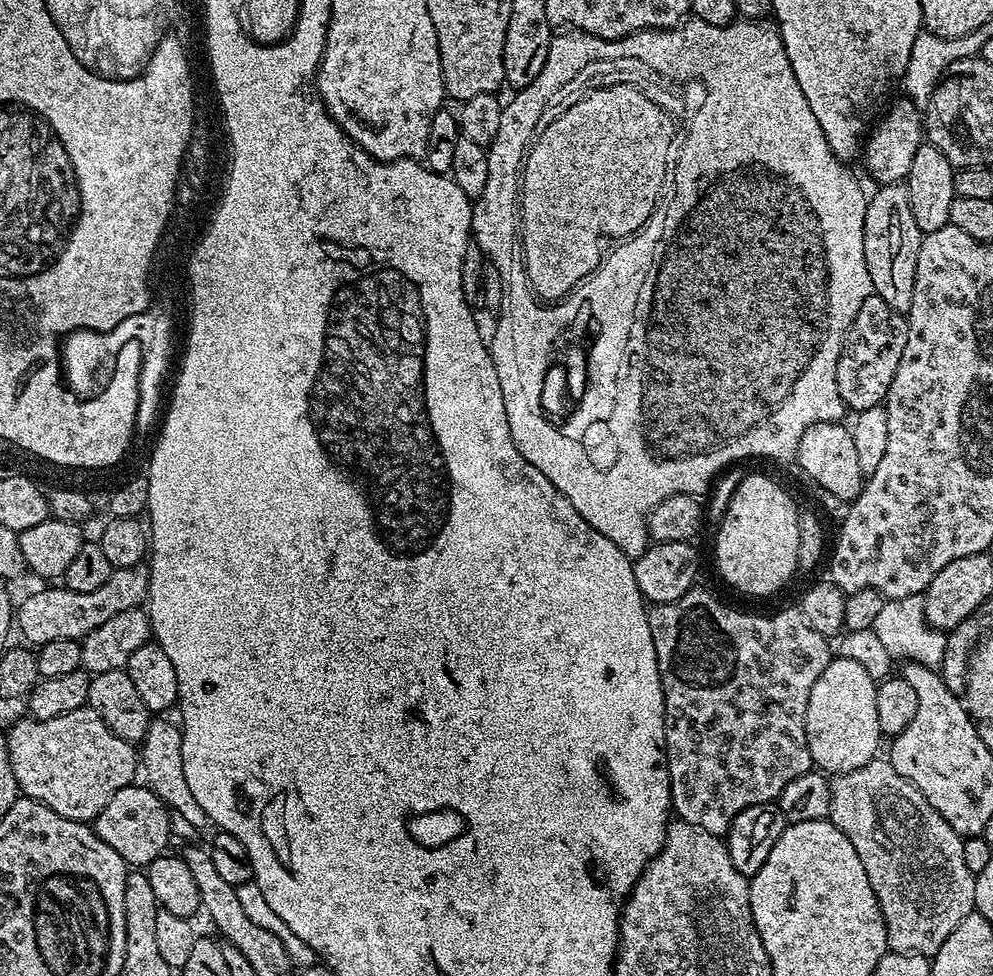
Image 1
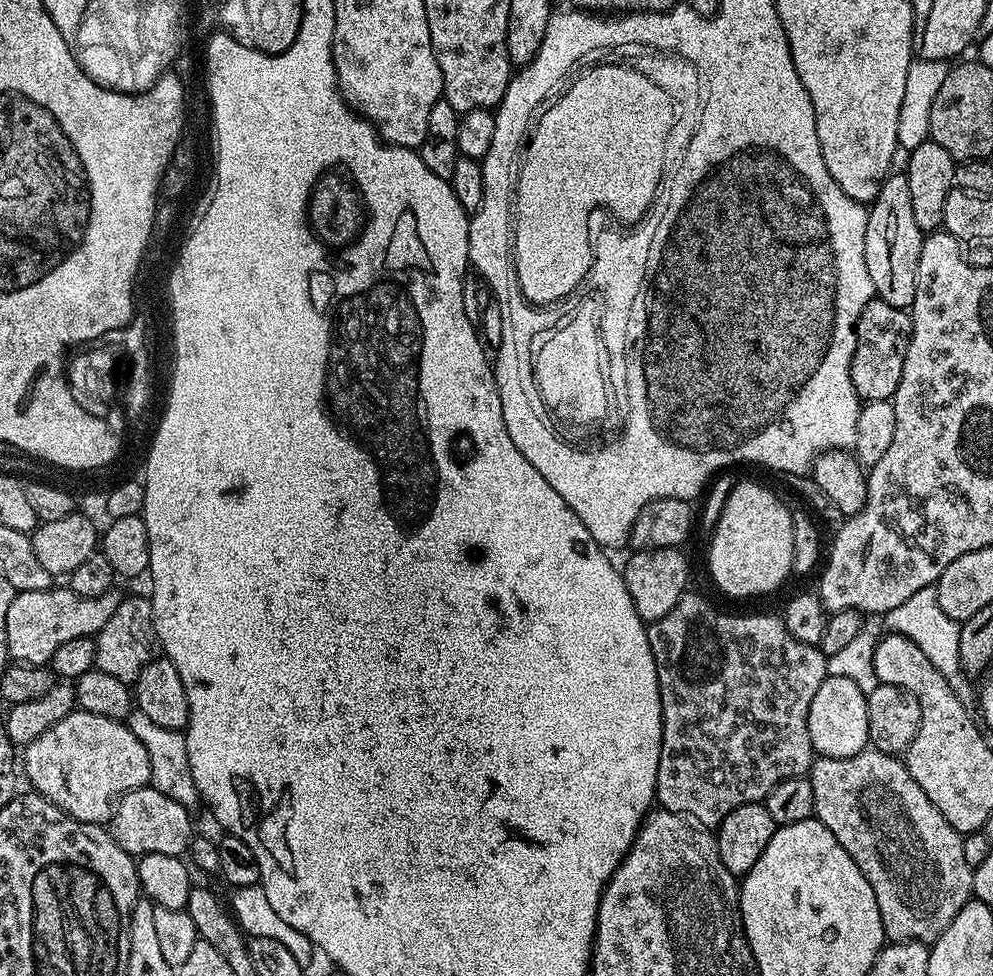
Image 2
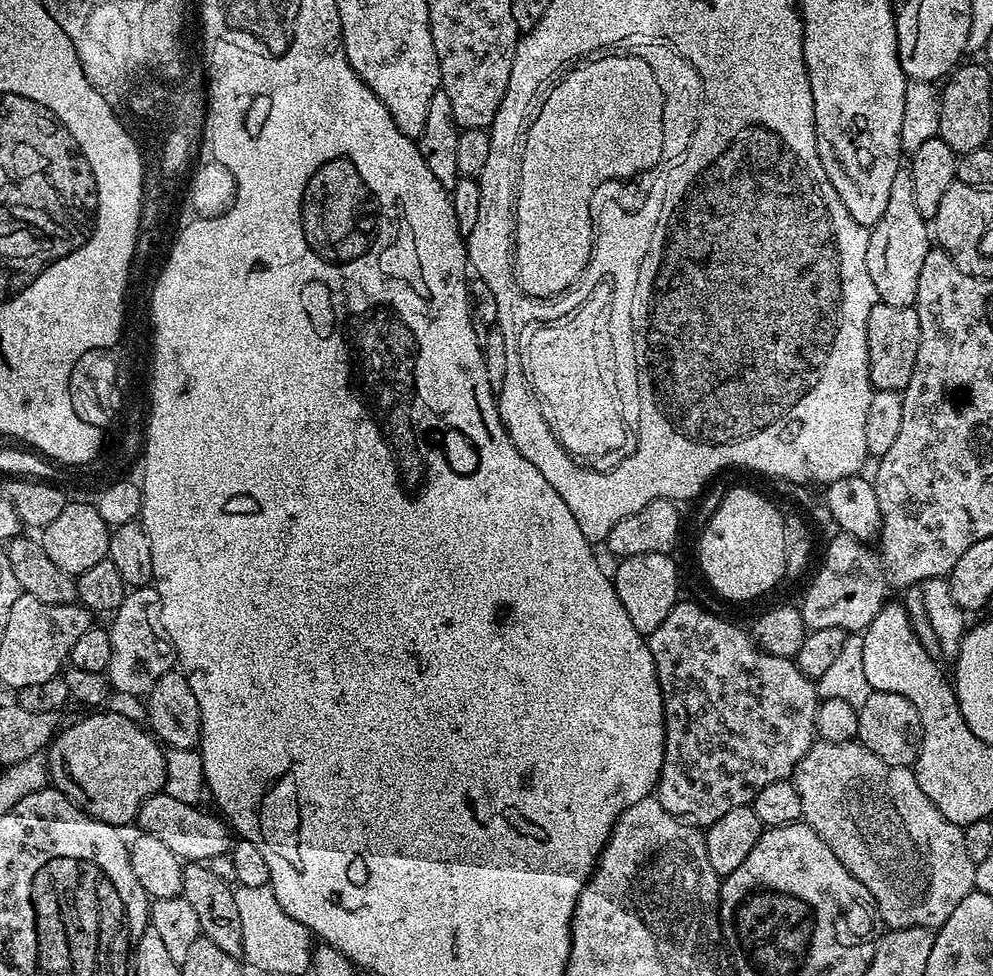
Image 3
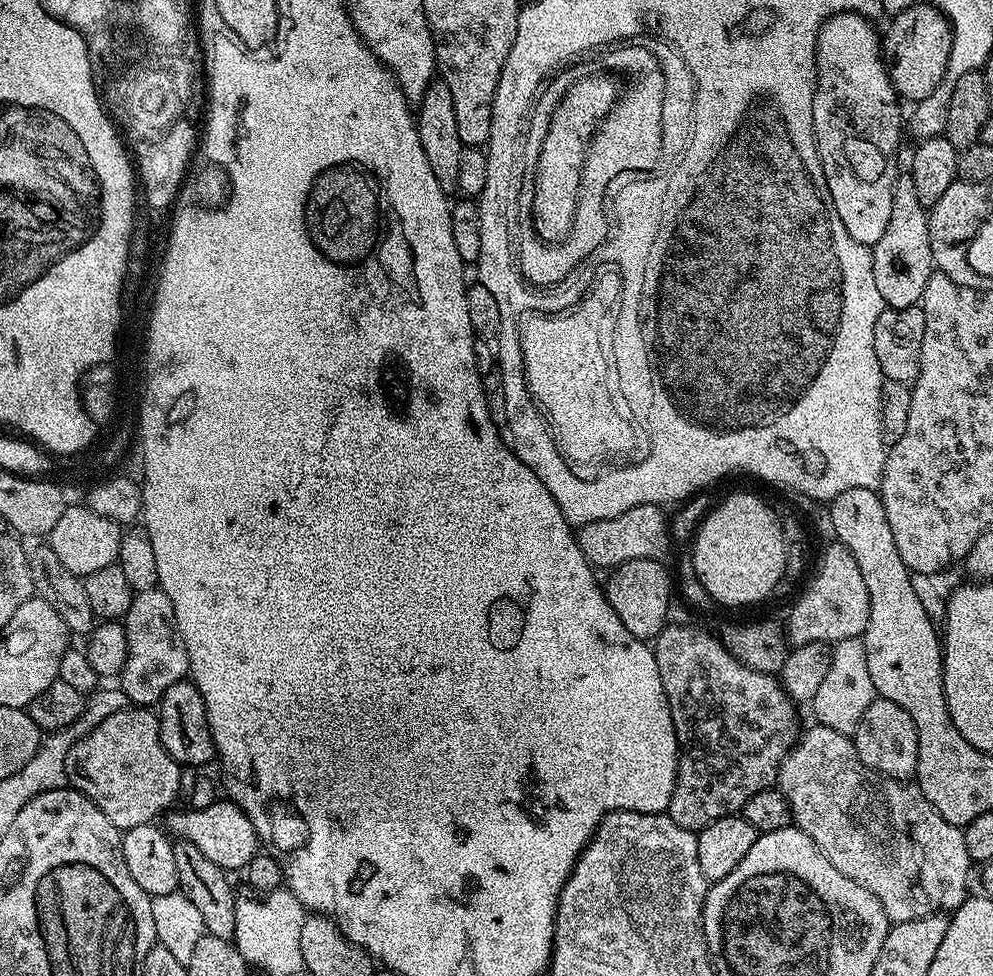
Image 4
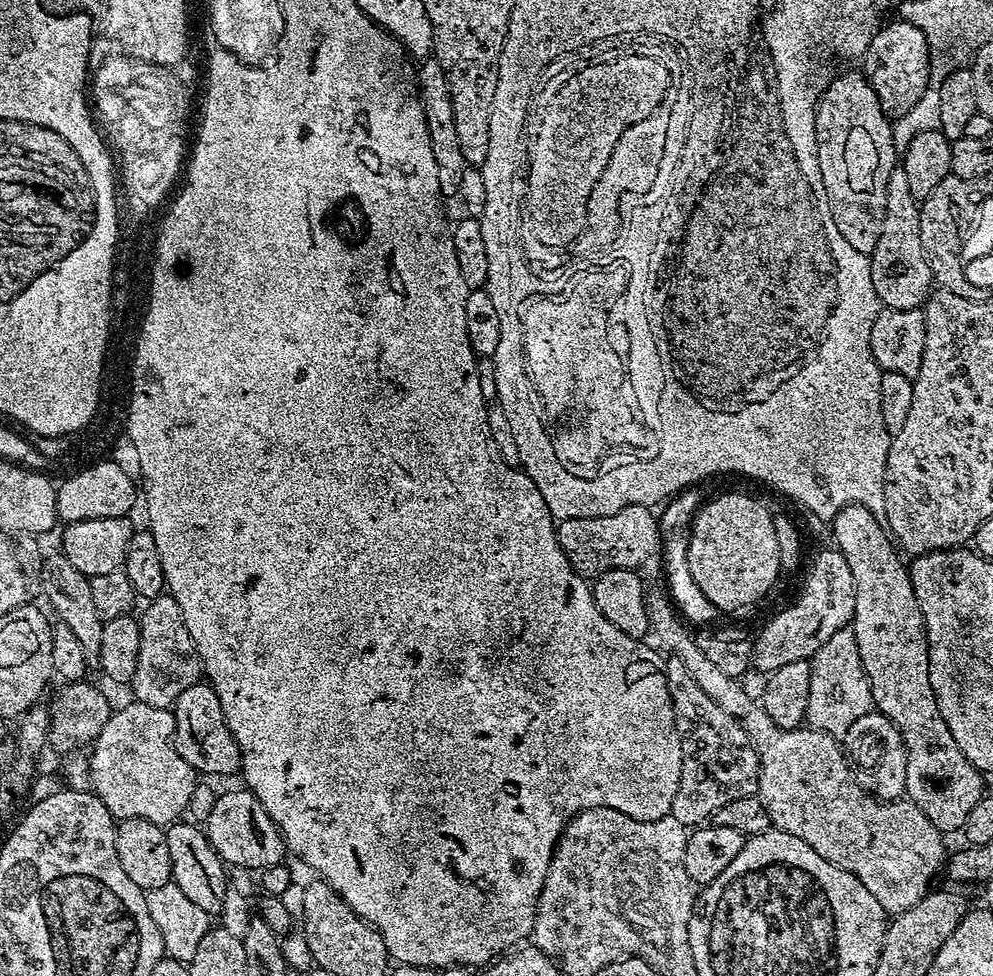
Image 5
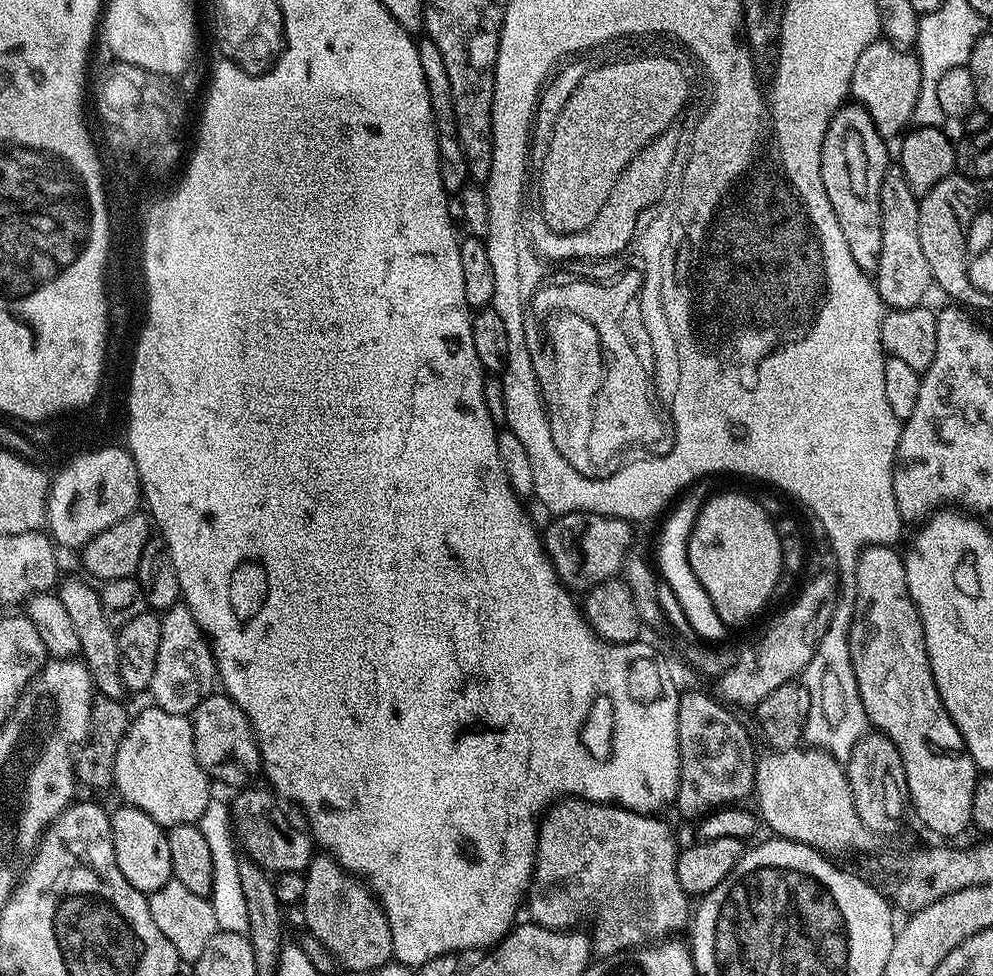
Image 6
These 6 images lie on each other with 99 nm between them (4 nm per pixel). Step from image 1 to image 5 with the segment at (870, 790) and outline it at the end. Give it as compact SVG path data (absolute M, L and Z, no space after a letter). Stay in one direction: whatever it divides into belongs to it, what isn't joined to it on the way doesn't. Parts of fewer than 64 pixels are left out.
M651 587L646 595L650 632L660 639L659 647L673 652L681 664L679 667L686 676L688 671L701 694L709 696L726 715L737 716L748 731L751 747L760 753L758 795L768 807L773 825L781 832L794 834L794 838L802 838L802 842L818 850L826 862L834 862L834 866L854 874L854 878L878 898L885 913L910 910L927 896L933 887L932 879L939 872L941 875L946 864L945 833L907 798L867 796L852 777L849 757L837 737L811 726L787 730L776 727L763 706L752 704L741 681L728 677L714 666L699 649L697 641L688 637L689 629L674 611L667 591L663 587Z

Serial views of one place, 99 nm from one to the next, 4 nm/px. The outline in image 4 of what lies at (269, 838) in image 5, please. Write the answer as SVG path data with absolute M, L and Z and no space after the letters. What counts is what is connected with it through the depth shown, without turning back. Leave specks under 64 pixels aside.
M218 798L214 803L205 804L199 810L192 811L196 812L173 811L167 817L167 831L173 837L194 842L194 846L198 846L198 850L202 850L202 854L206 854L206 858L214 862L214 866L225 870L247 869L248 863L258 855L258 837L248 815L228 798Z

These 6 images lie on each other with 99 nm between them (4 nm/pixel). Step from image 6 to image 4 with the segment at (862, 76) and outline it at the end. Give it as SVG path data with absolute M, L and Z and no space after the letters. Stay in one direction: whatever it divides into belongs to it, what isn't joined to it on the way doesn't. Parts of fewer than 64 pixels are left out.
M917 2L893 15L890 22L888 33L882 36L882 55L897 97L911 102L925 99L934 94L935 87L946 74L952 42L948 19L937 8Z

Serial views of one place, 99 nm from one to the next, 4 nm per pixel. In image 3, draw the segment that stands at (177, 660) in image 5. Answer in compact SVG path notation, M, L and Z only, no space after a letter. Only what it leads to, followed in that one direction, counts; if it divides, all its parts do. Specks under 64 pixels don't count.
M155 587L131 589L111 620L108 633L112 653L106 679L117 692L147 697L154 682L158 682L162 674L173 671L177 663L176 651L160 626L160 599Z

